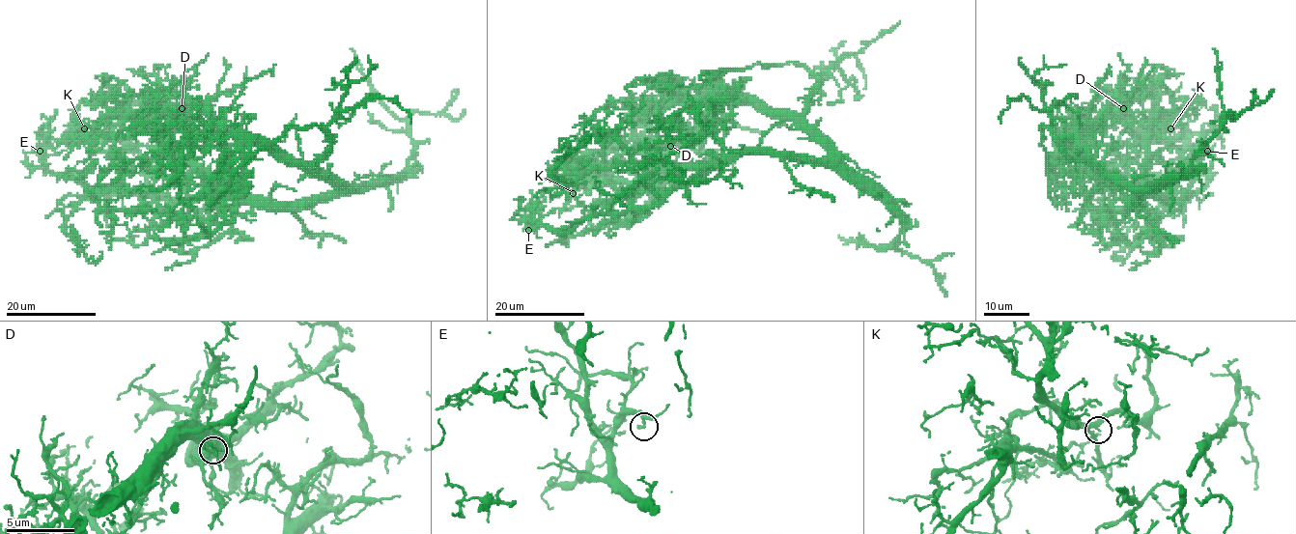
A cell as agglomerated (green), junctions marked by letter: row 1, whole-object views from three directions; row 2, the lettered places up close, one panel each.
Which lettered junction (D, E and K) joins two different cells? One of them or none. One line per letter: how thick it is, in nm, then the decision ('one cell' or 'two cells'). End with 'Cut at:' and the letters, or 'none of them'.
D: 550 nm | one cell
E: 170 nm | two cells
K: 320 nm | one cell
Cut at: E

